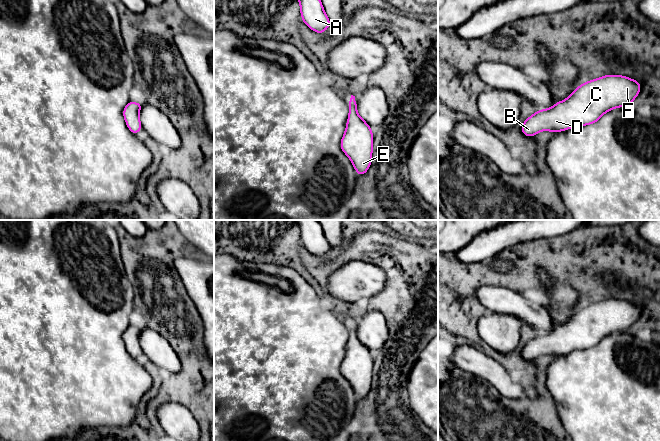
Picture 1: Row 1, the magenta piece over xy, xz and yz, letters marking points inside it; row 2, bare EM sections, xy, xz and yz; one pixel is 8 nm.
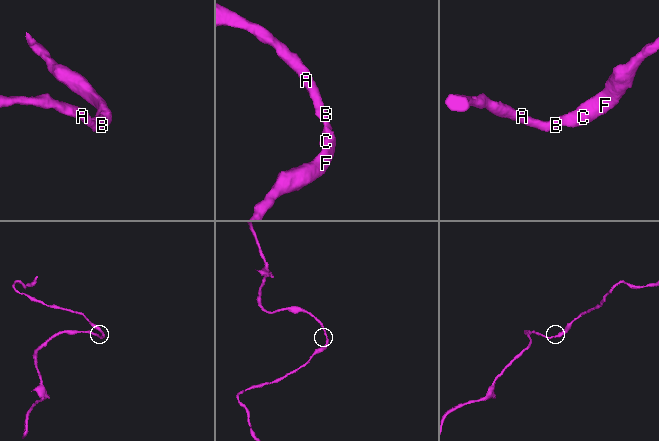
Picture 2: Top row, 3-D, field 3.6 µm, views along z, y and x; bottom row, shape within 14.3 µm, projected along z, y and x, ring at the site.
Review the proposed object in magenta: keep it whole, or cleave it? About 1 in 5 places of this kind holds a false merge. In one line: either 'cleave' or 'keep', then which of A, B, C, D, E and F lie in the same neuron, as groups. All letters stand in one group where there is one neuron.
keep; groups A B C D E F

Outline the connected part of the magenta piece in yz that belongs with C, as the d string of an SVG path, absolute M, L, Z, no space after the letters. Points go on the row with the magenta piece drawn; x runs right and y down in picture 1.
M620 75L588 81L567 99L528 117L521 125L522 134L532 137L543 130L553 133L595 123L604 113L631 104L640 90L639 82Z

